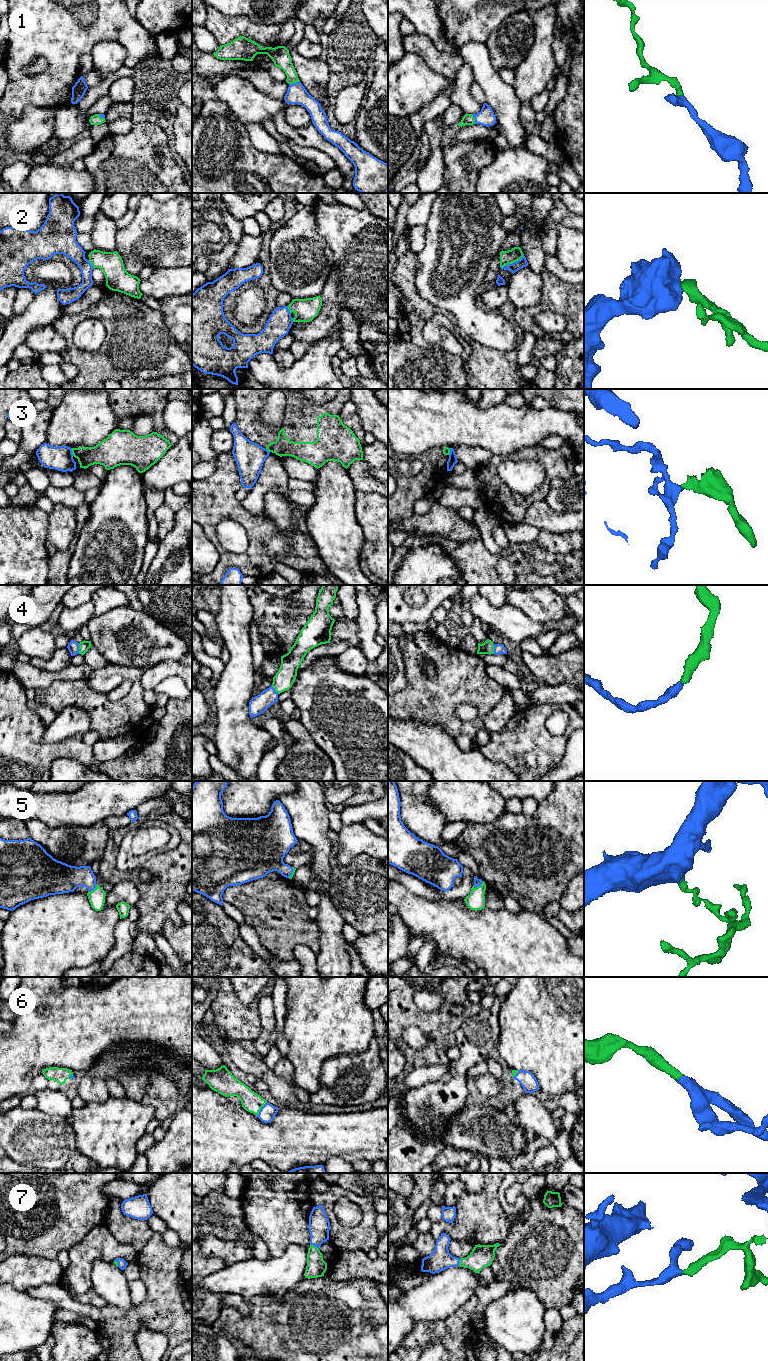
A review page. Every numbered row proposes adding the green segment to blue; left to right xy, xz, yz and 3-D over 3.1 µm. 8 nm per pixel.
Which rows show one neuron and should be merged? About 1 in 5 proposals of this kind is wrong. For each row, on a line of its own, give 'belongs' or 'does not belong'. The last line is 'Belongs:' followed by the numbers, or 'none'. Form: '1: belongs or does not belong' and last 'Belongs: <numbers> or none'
1: belongs
2: does not belong
3: does not belong
4: belongs
5: belongs
6: belongs
7: belongs
Belongs: 1, 4, 5, 6, 7

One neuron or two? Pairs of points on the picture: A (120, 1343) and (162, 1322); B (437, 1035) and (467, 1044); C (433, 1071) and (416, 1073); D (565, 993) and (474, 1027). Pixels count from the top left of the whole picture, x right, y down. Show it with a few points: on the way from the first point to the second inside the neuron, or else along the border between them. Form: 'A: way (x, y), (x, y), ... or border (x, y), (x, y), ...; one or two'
A: way (127, 1331), (140, 1318), (150, 1318); one
B: border (465, 1019), (455, 1033), (455, 1045); two
C: way (429, 1073), (420, 1073); one
D: border (506, 997), (498, 1016), (498, 1042); two

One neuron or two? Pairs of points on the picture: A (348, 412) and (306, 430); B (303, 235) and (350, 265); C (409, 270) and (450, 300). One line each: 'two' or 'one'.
A: two
B: two
C: two

